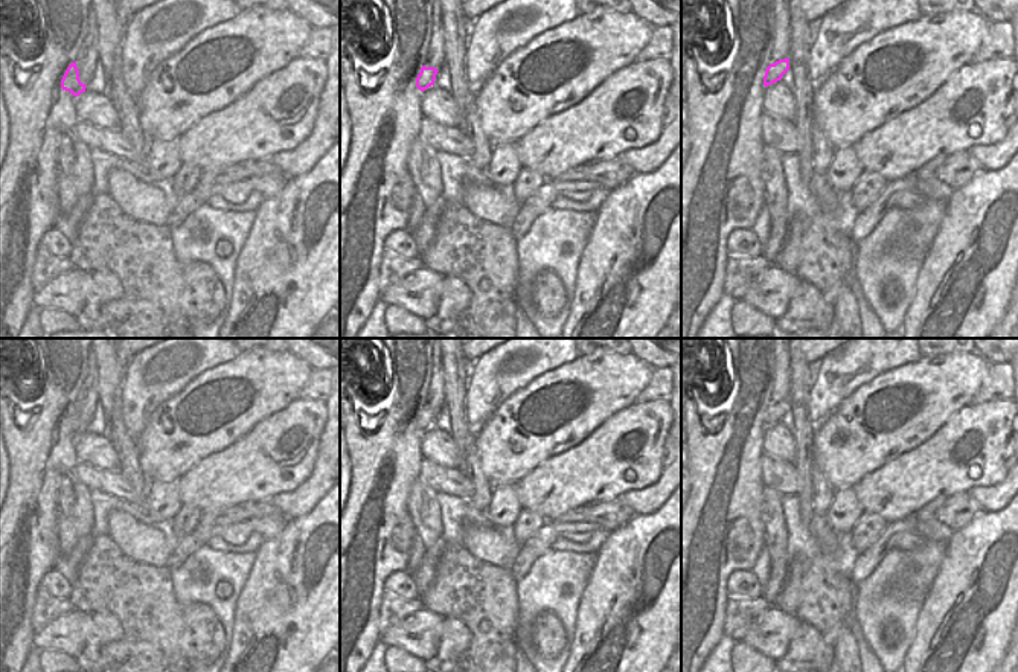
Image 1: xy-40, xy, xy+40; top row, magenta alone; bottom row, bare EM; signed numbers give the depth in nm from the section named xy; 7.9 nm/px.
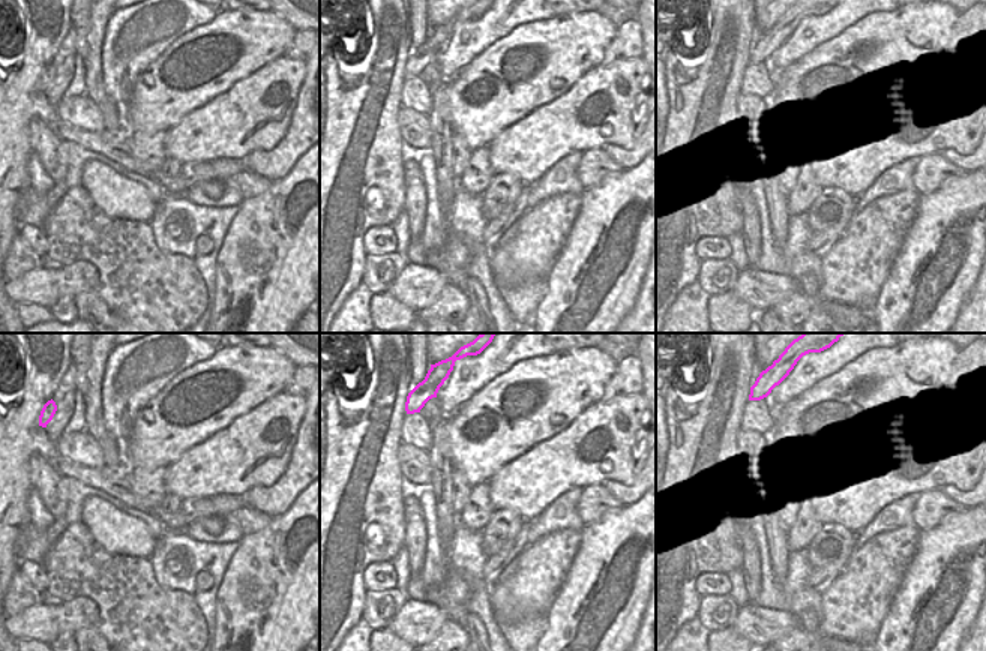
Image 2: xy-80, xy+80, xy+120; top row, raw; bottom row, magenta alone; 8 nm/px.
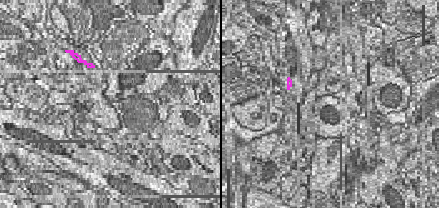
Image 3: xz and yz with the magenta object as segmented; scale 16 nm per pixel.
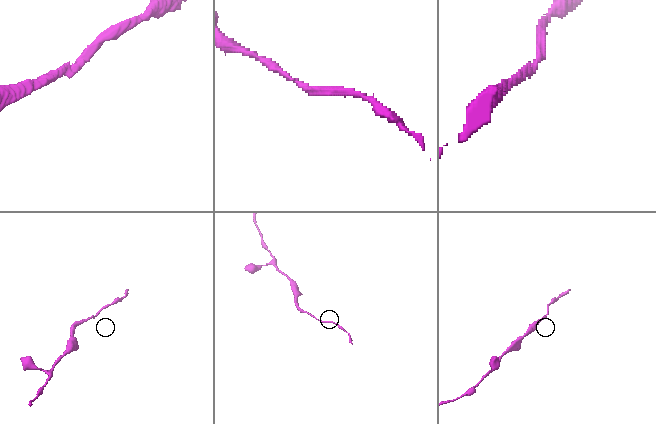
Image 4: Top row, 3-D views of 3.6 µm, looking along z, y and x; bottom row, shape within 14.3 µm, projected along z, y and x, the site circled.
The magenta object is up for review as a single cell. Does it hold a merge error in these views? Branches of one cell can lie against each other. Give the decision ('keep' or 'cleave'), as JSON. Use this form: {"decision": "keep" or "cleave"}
{"decision": "keep"}

